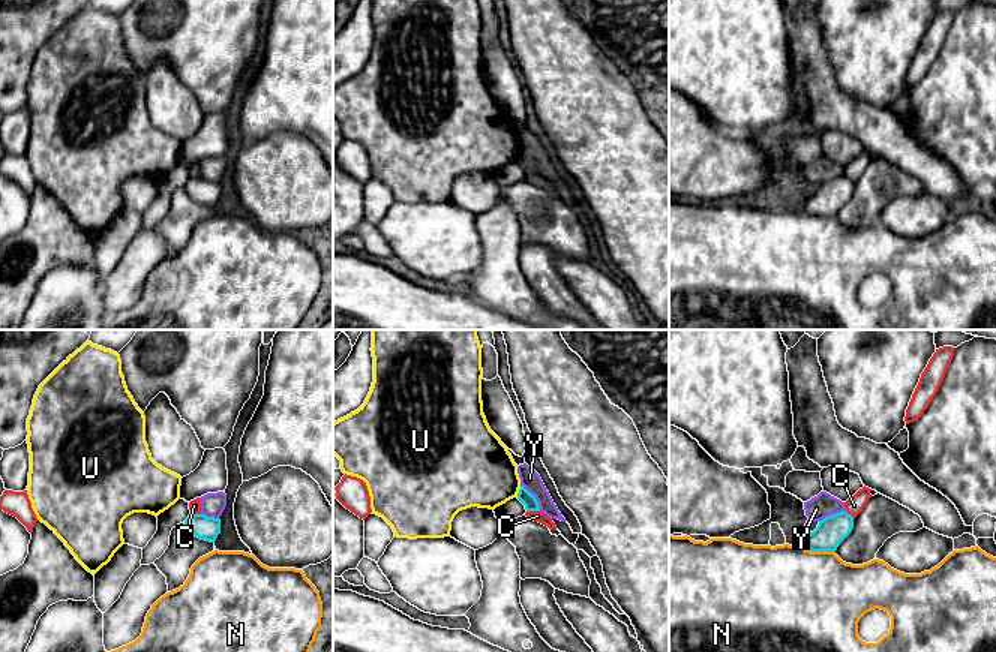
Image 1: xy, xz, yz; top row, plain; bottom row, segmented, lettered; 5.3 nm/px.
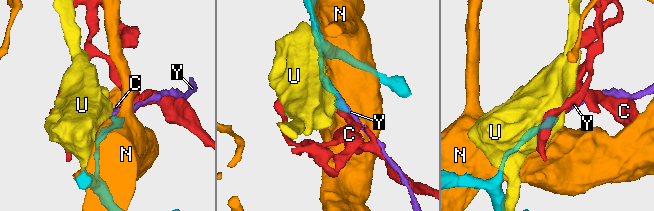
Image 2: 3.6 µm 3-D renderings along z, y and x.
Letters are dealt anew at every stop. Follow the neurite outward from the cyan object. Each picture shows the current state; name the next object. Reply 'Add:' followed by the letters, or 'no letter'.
Add: no letter

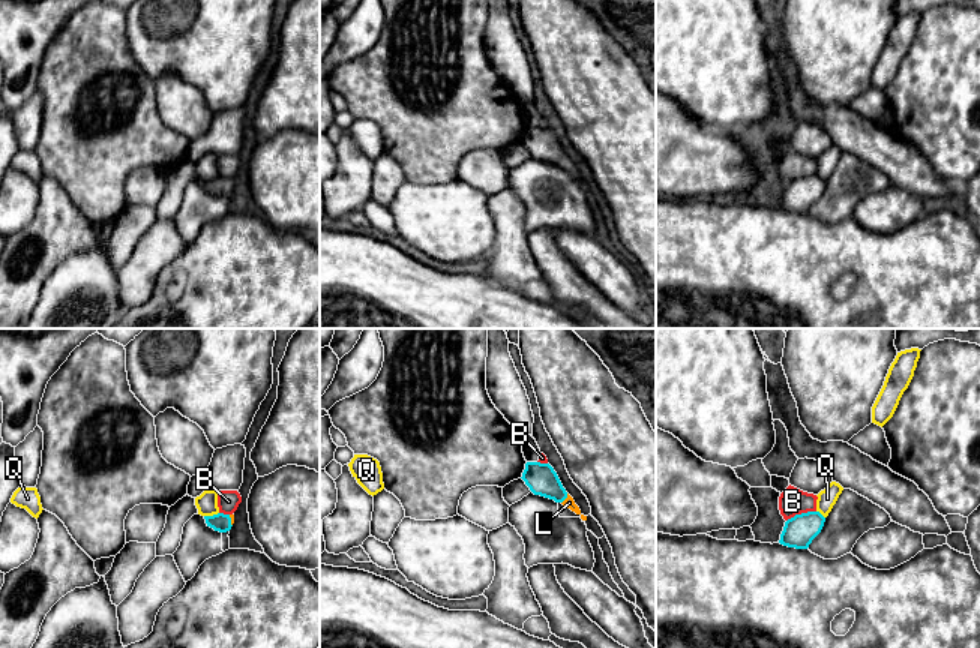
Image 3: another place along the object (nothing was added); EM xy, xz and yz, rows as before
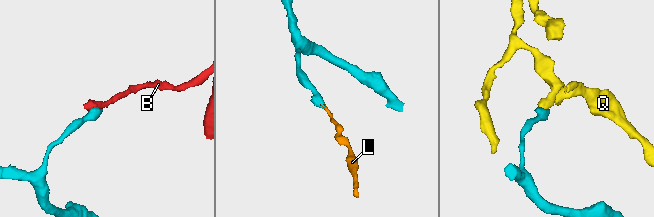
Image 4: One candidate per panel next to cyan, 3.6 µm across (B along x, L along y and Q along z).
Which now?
Add: L

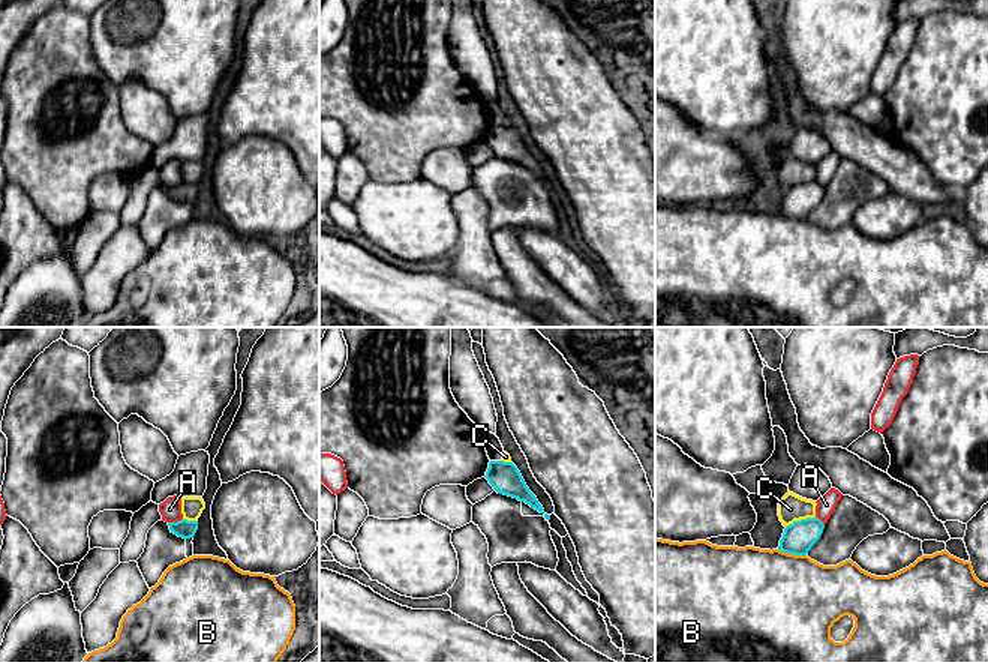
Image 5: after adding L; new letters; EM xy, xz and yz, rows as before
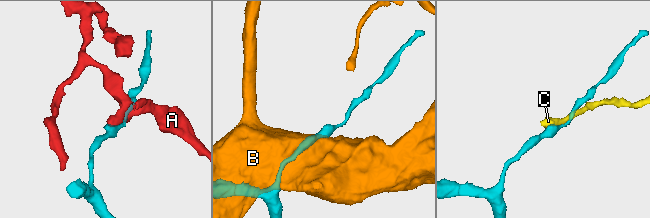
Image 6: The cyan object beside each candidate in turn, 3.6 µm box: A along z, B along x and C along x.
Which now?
Add: no letter

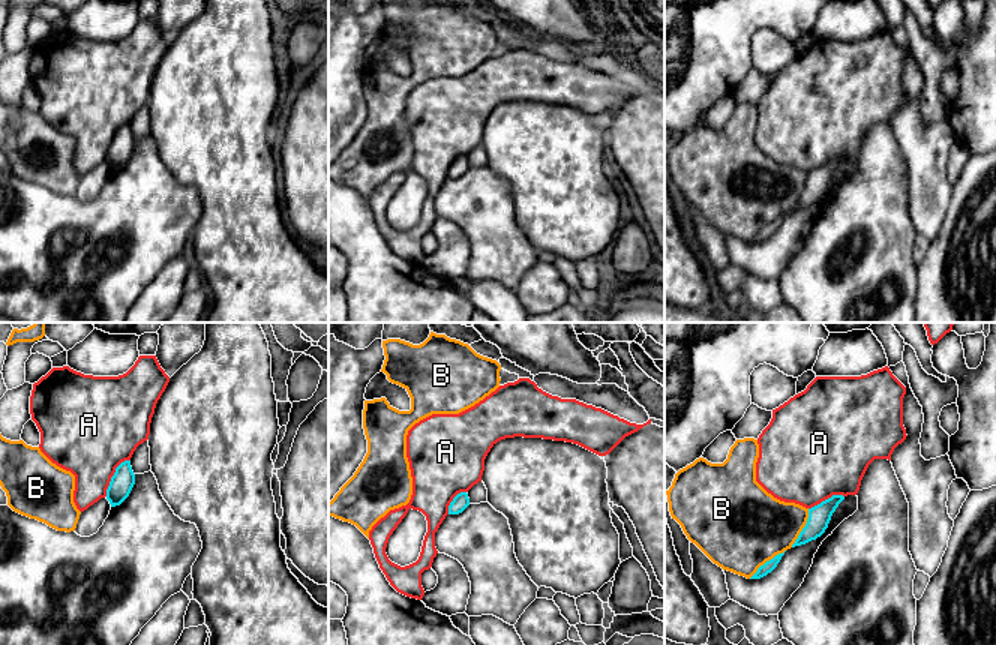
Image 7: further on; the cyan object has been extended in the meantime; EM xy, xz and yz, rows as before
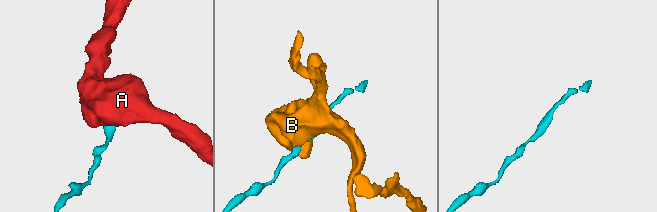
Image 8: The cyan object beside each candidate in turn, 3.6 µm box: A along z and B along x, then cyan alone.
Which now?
Add: no letter

